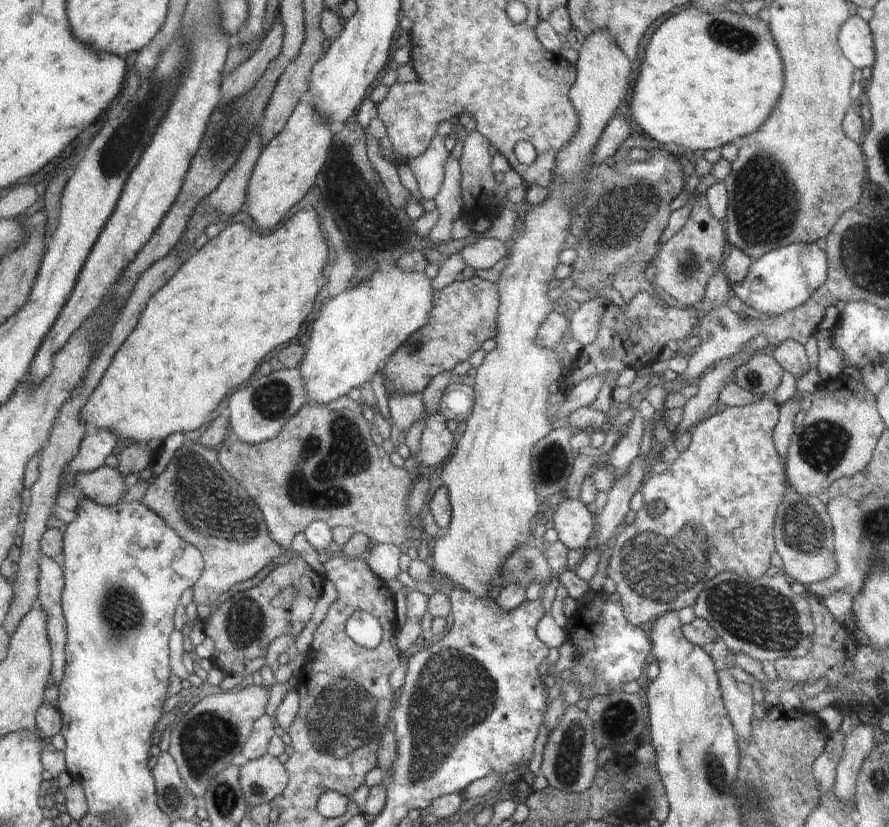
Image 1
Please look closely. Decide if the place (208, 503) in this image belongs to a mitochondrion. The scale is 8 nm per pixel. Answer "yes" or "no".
yes

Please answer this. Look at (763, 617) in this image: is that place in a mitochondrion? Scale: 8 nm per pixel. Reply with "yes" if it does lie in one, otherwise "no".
yes

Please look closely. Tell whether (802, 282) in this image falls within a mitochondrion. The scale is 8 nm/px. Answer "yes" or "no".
no

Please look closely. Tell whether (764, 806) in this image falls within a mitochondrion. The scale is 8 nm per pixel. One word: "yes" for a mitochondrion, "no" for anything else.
yes

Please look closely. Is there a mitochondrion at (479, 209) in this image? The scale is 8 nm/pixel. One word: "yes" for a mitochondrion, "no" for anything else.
no

